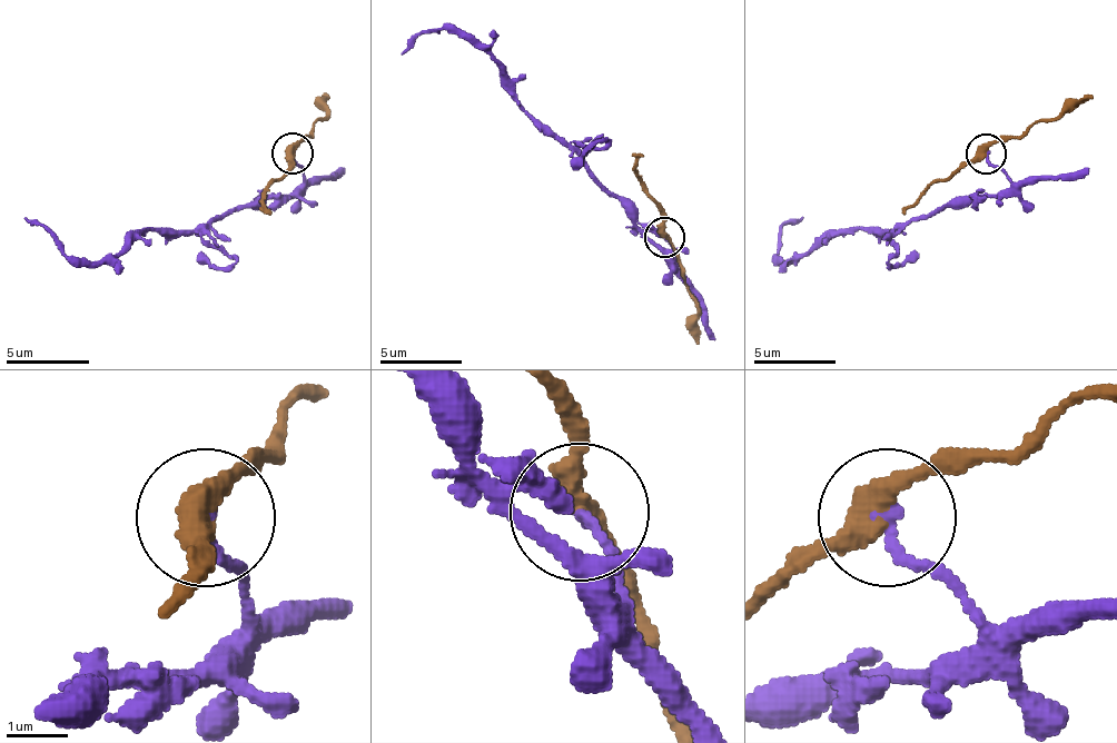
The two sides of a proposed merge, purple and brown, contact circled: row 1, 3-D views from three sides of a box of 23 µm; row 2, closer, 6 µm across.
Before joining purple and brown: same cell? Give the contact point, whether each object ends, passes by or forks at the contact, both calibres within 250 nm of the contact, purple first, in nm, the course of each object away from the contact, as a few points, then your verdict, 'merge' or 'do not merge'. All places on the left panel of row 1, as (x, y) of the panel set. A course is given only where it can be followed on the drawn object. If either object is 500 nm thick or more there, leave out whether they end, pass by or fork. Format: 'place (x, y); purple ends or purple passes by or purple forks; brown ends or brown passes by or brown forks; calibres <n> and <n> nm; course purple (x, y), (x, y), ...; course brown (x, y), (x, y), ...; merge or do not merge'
place (293, 152); purple ends; brown passes by; calibres 190 and 400 nm; course purple (294, 154), (302, 179), (294, 191), (239, 204), (194, 229), (139, 233), (106, 263), (69, 258), (23, 216); course brown (294, 154), (327, 112), (327, 91); do not merge

